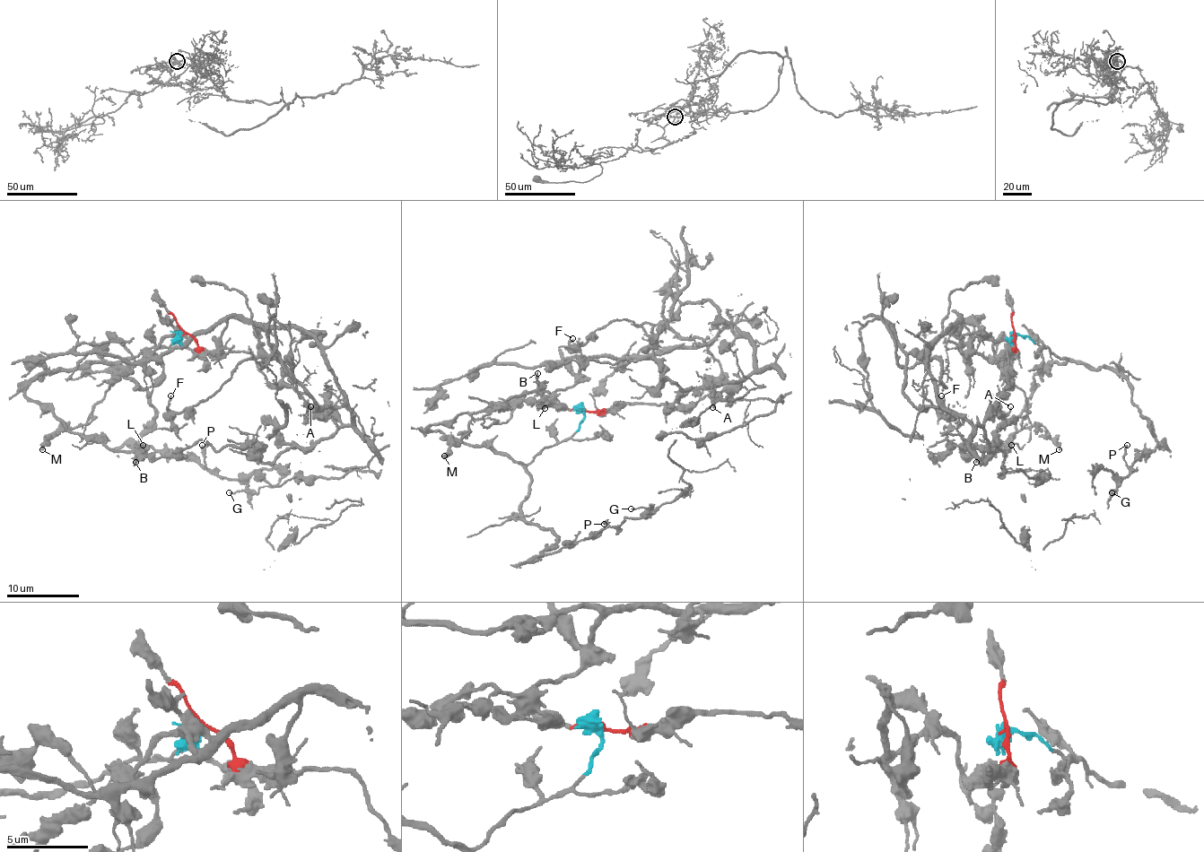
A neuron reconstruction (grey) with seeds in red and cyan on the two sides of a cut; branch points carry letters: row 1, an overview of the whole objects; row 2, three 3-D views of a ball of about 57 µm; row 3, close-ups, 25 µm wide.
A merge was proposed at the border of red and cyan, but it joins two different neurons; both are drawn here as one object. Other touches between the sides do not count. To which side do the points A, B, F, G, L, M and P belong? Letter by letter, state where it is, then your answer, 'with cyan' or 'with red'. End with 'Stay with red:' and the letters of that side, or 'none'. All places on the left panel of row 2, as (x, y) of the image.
A: (310, 406) | with red
B: (135, 462) | with cyan
F: (170, 395) | with red
G: (229, 492) | with cyan
L: (143, 445) | with cyan
M: (42, 449) | with cyan
P: (202, 445) | with cyan
Stay with red: A, F

